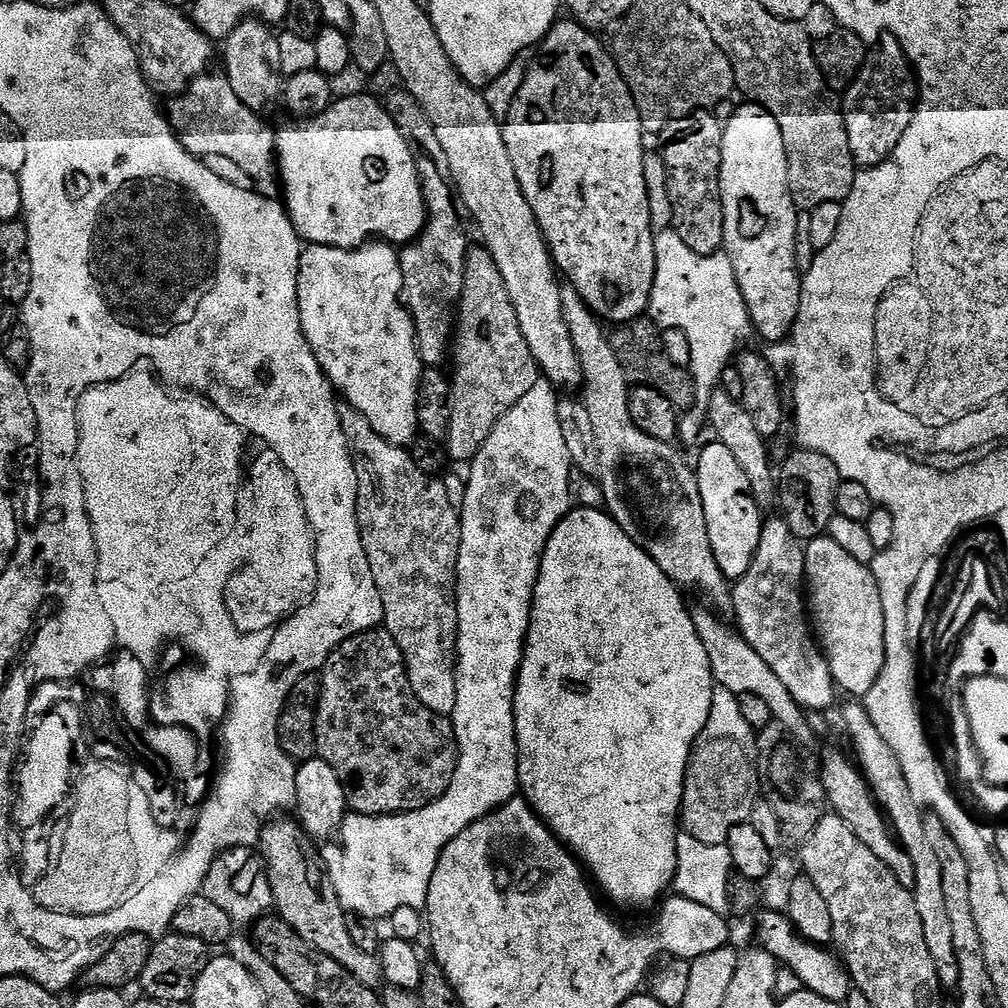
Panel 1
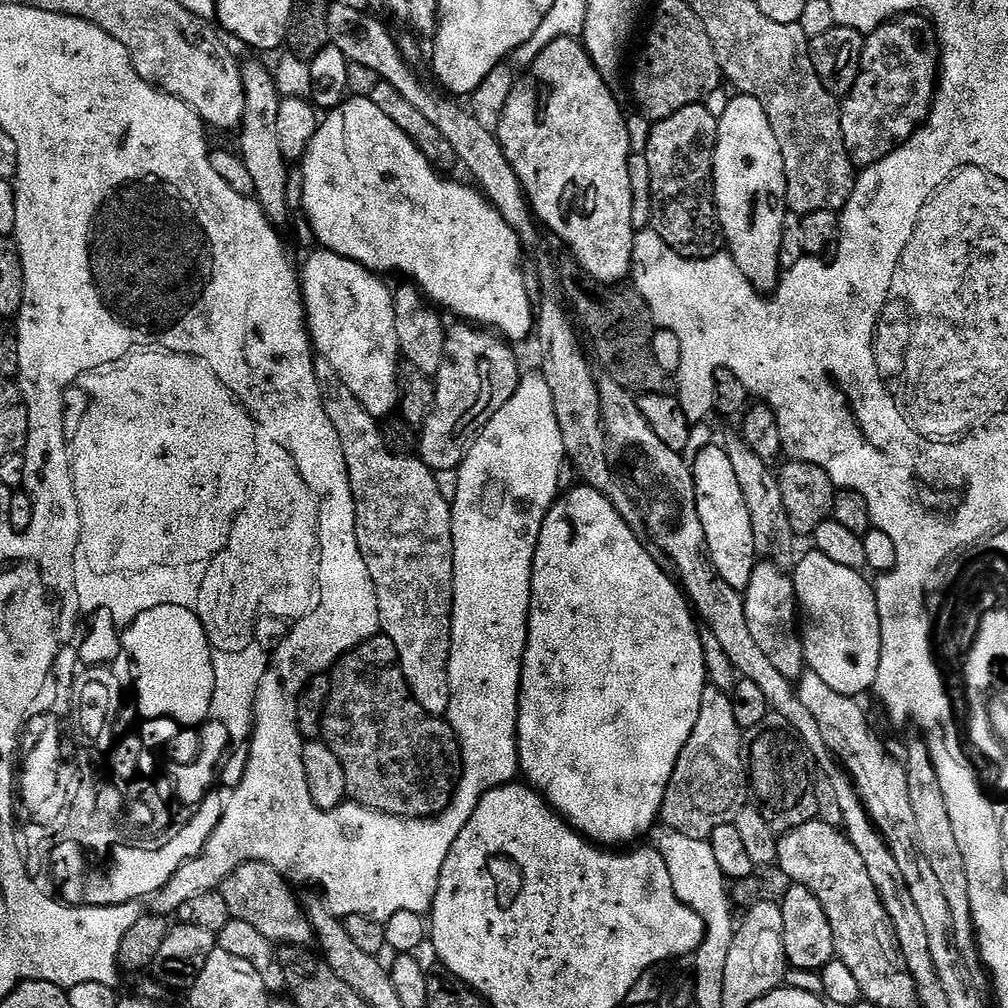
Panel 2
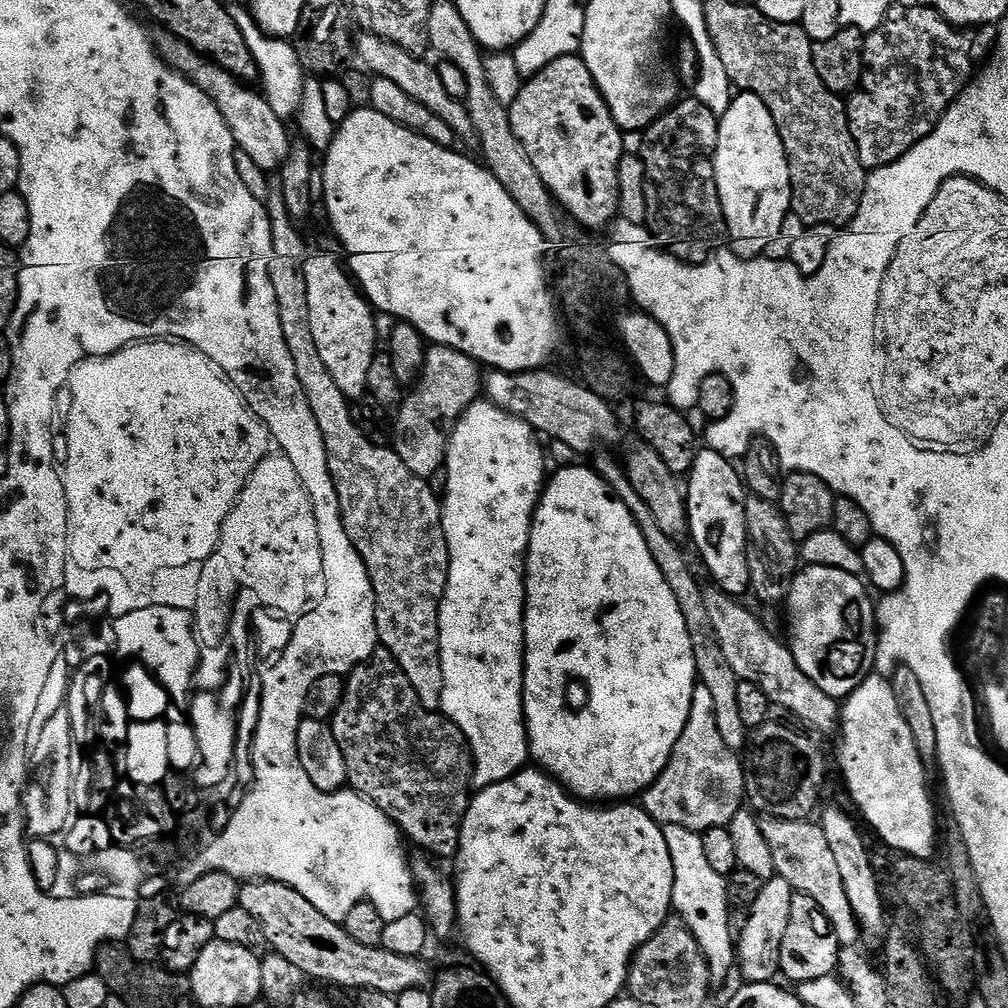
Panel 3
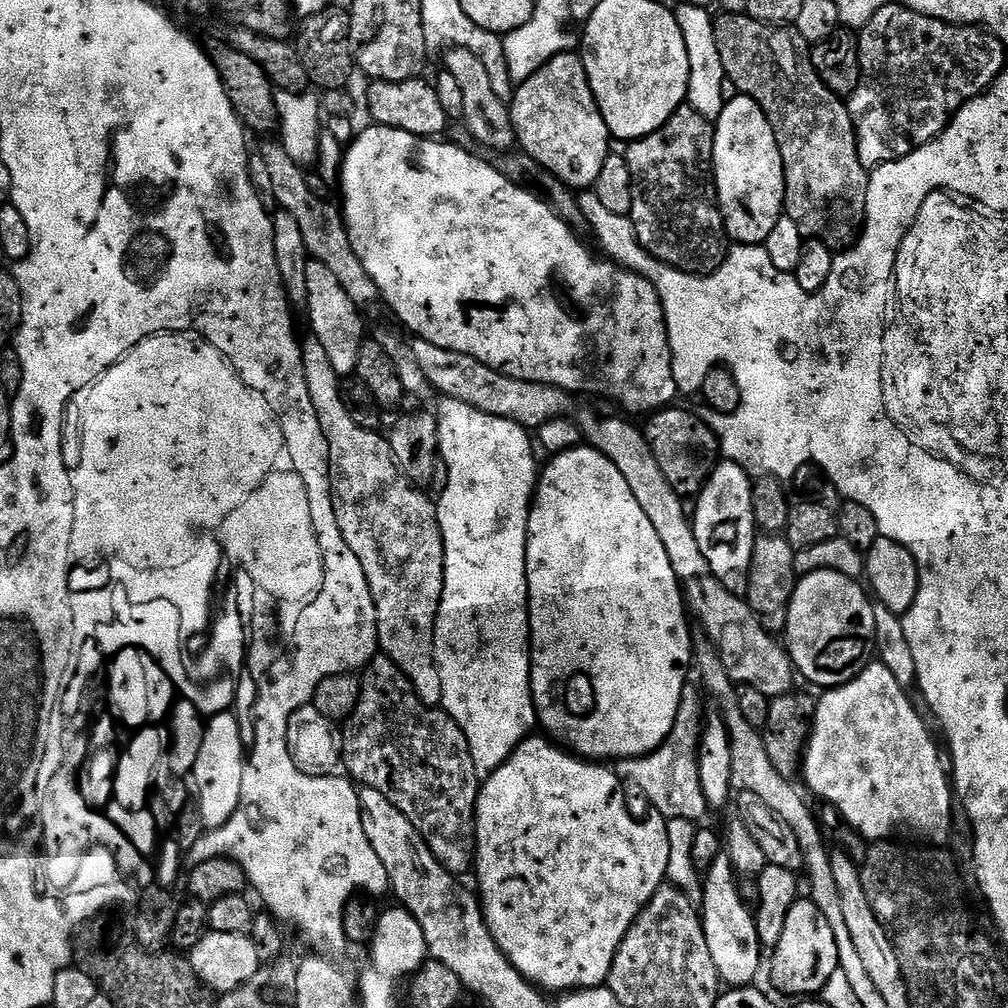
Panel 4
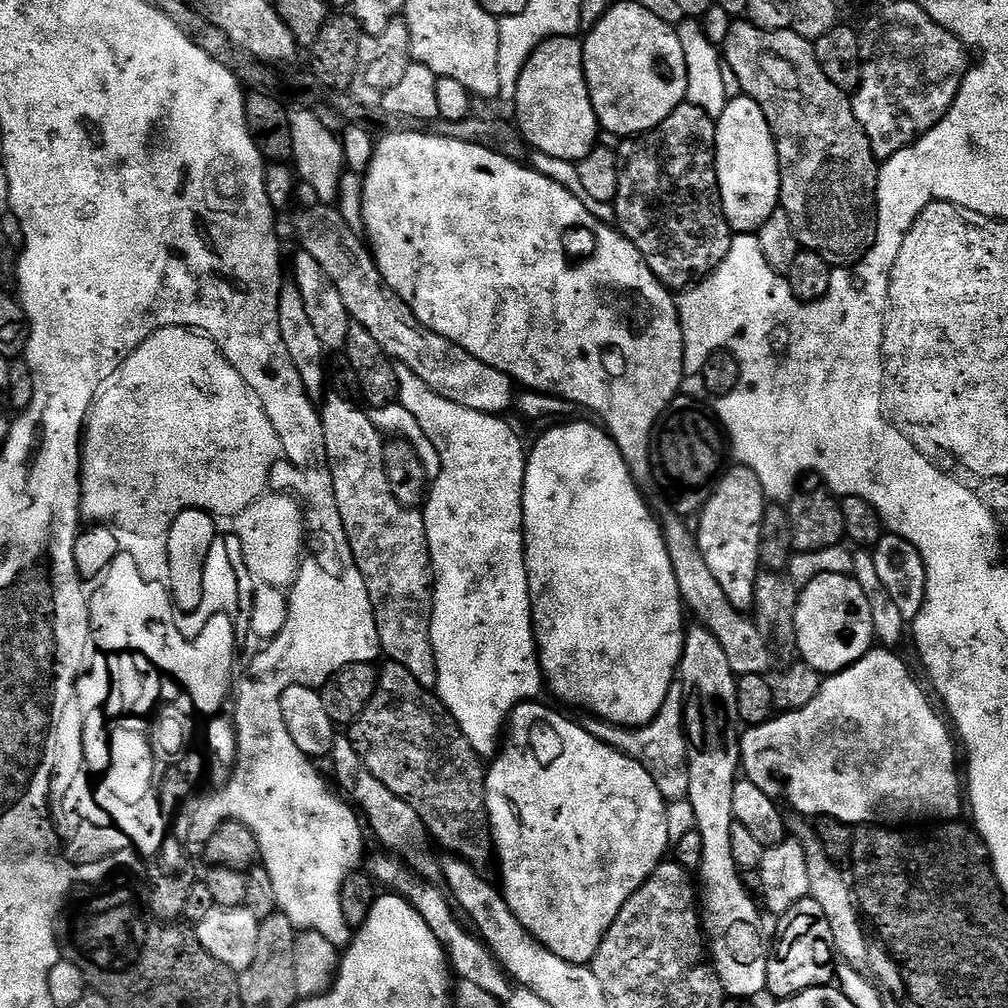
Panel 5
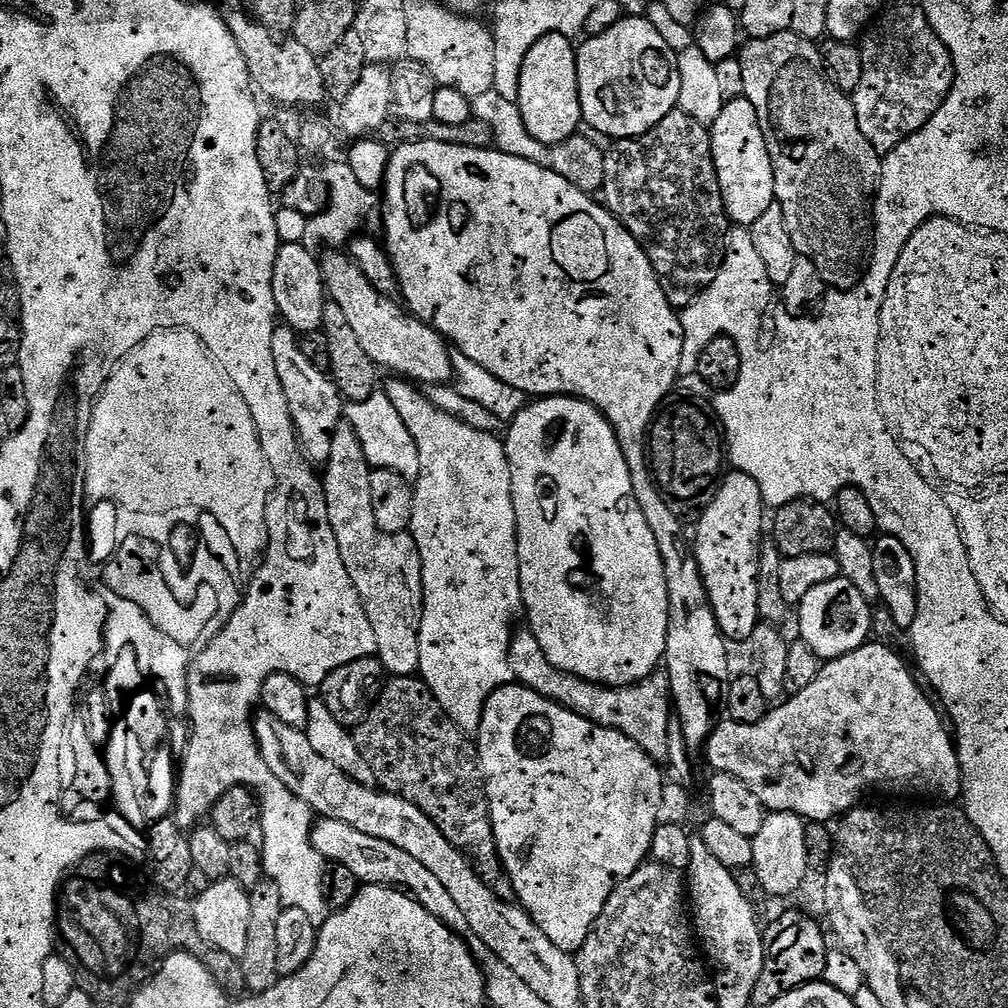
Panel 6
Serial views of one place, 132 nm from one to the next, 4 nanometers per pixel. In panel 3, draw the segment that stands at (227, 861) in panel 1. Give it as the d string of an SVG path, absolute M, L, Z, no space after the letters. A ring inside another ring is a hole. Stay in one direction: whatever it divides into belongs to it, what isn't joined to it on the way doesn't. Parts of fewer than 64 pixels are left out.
M254 880L245 883L240 890L238 905L246 914L251 914L262 926L264 943L282 958L287 958L293 966L298 966L309 981L325 980L340 988L356 987L365 992L381 992L387 996L398 997L406 990L427 989L430 984L428 964L420 956L403 956L383 946L362 946L346 934L343 923L326 918L285 884L273 880Z

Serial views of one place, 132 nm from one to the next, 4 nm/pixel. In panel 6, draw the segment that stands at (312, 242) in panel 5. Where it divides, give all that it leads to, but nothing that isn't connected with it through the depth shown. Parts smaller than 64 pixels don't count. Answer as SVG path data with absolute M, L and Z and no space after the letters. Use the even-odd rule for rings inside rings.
M325 251L319 262L331 303L342 306L354 335L362 342L362 350L370 354L377 366L389 368L397 377L422 386L447 385L453 379L452 352L440 333L405 311L399 299L375 289L351 256L343 251Z

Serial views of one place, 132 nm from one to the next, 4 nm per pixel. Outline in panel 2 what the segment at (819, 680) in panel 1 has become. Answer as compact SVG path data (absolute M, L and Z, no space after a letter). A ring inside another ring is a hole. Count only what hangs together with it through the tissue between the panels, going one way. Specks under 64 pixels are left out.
M771 562L757 563L754 574L750 574L748 587L743 589L746 623L750 625L750 635L754 642L770 658L774 670L786 679L796 682L804 675L804 638L798 631L798 605L796 587L791 575L783 567Z

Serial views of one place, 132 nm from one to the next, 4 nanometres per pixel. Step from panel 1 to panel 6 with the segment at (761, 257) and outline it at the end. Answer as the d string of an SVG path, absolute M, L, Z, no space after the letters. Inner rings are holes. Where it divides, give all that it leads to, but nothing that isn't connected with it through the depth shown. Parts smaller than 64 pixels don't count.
M749 100L725 103L718 118L710 125L712 157L729 221L736 226L751 226L770 210L776 198L774 170L768 153L768 142L760 129L760 119Z

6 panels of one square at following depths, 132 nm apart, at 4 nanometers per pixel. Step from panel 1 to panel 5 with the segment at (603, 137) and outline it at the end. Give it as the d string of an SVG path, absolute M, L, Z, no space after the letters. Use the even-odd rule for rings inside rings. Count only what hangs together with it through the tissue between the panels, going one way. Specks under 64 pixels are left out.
M551 36L530 54L514 89L516 120L522 140L529 149L578 162L597 147L596 135L602 129L590 102L590 90L584 73L584 45L576 36Z

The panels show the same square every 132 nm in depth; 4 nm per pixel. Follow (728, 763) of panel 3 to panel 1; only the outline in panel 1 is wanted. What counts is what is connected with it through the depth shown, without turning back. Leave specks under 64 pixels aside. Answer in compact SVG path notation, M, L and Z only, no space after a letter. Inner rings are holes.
M713 687L710 718L706 718L706 726L702 726L702 734L688 759L680 807L683 831L698 838L698 842L727 844L734 826L751 821L756 801L762 796L756 765L757 735L738 707L738 696L725 688Z

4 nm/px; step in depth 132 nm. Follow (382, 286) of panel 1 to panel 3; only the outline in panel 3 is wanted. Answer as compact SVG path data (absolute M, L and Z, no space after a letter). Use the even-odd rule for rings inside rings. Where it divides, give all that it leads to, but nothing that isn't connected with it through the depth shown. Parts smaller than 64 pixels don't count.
M309 255L308 261L304 264L304 273L306 274L306 288L310 293L310 312L314 322L315 341L318 342L322 360L326 362L330 374L334 377L334 382L338 382L338 388L342 390L342 394L347 396L349 401L363 401L369 395L373 368L378 359L378 353L376 353L377 313L368 303L367 296L354 283L345 265L341 261L339 264L334 257Z

